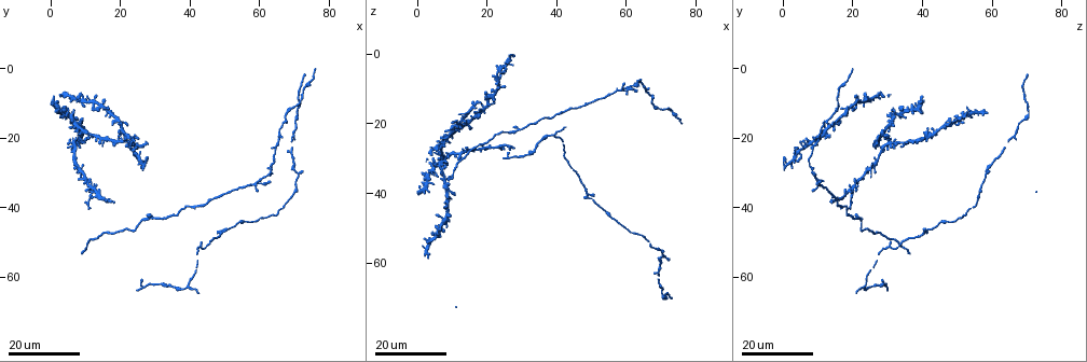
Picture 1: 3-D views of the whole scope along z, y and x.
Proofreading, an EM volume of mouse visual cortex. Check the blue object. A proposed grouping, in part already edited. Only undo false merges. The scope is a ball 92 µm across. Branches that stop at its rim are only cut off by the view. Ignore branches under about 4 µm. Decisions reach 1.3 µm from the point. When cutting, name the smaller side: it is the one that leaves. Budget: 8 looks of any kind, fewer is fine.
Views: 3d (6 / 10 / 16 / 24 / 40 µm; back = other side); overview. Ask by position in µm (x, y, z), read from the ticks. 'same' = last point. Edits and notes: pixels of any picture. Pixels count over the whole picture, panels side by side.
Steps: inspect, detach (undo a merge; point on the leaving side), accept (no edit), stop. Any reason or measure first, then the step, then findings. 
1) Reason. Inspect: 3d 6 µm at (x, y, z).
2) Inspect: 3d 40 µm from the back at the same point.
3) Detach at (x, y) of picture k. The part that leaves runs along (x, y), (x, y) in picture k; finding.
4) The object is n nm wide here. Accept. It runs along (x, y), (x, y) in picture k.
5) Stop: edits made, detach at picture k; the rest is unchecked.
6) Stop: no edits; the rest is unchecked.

Side arm on a straight run. Inspect: 3d 16 µm at (67.5, 15.0, 13.5).

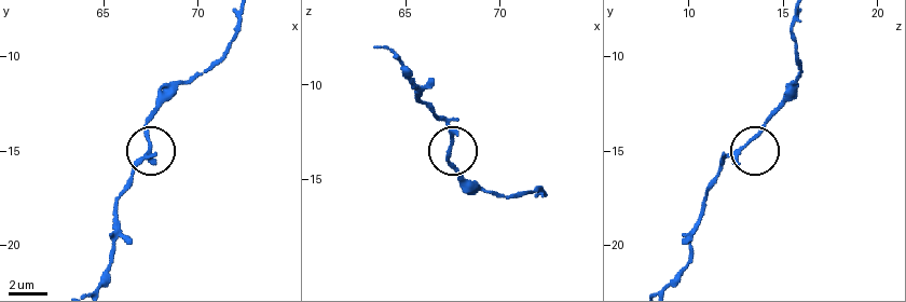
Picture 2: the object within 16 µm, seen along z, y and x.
Closer look. Inspect: 3d 6 µm at (67.5, 14.8, 13.0).

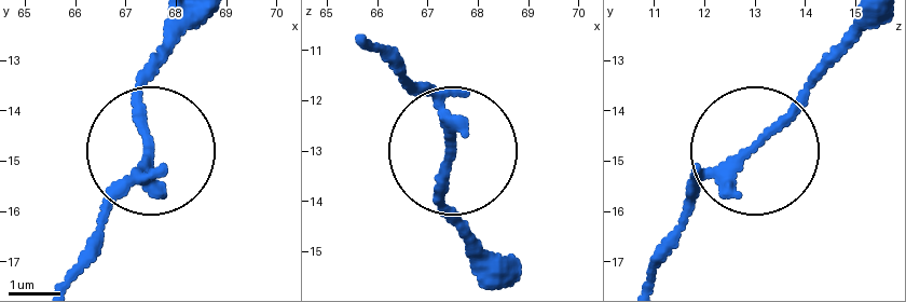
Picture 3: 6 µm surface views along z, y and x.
3 arms meet here. Accept. All the same neuron.

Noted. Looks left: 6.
Small branch off a trunk. Inspect: 3d 16 µm at (63.5, 29.5, 8.5).

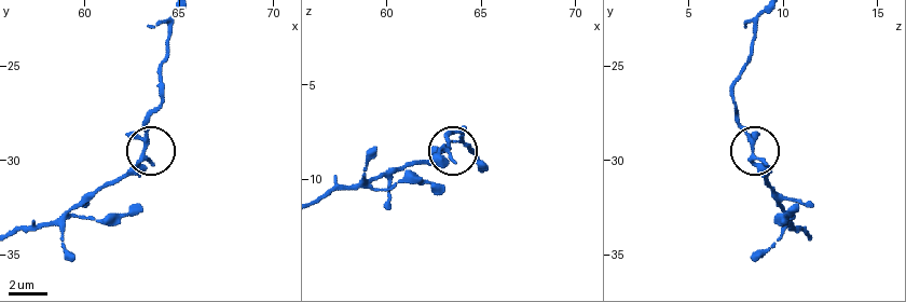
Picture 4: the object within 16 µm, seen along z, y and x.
Inspect: 3d 10 µm at (63.2, 29.3, 8.3).

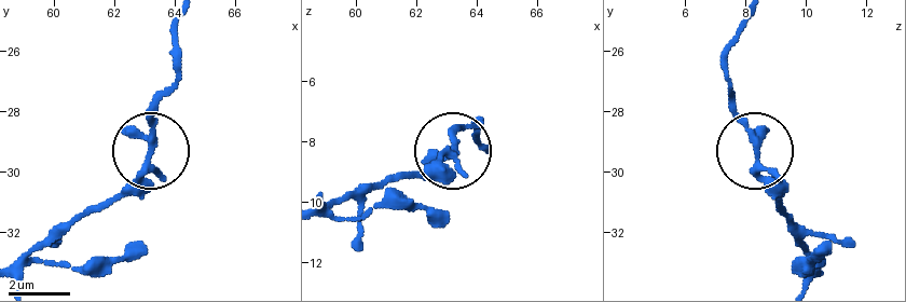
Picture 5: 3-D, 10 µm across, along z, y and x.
Accept. It runs along (820, 270), (757, 166), (755, 136), (735, 105), (724, 60) in picture 5; one neuron here.

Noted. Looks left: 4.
Four arms meet. Inspect: 3d 24 µm at (59.5, 32.5, 10.5).

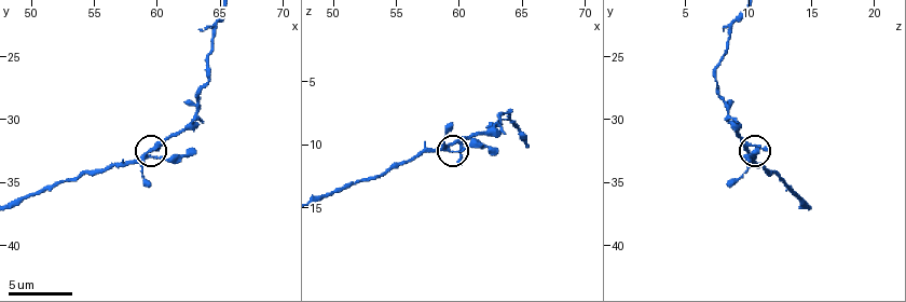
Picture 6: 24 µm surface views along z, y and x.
Inspect: 3d 6 µm at (59.0, 33.2, 10.4).

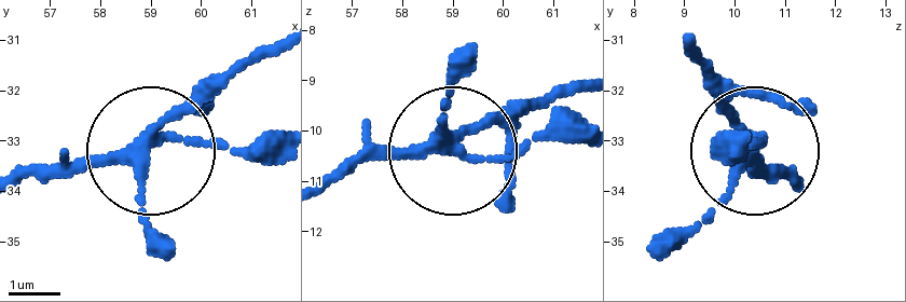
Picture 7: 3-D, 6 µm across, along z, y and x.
The object is 250 nm wide here. Accept. It runs along (330, 183), (447, 149), (498, 162), (575, 136) in picture 7; all the same neuron.

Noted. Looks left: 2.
Inspect: 3d 24 µm at (12.5, 34.5, 20.0).

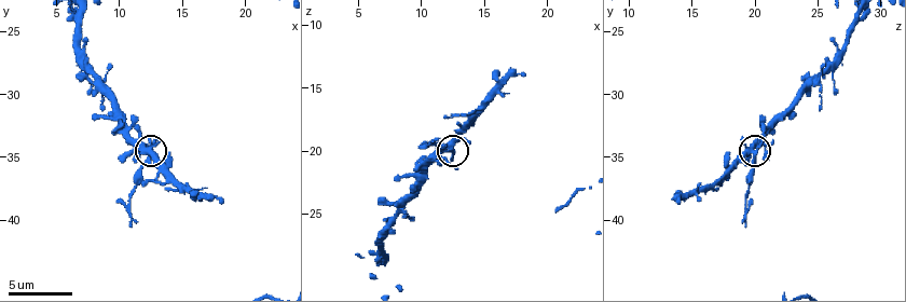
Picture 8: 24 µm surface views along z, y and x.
Zoom in. Inspect: 3d 10 µm at (12.2, 34.6, 19.6).

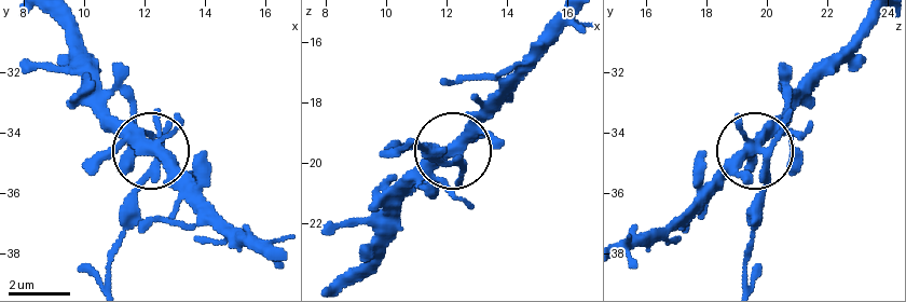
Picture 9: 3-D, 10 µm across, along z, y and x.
Detach at (136, 190) of picture 9. The part that leaves runs along (463, 158), (442, 161), (409, 142) in picture 9; two neurons meet here.

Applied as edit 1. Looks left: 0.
Stop: edits made, detach at picture 9; the rest is unchecked.

